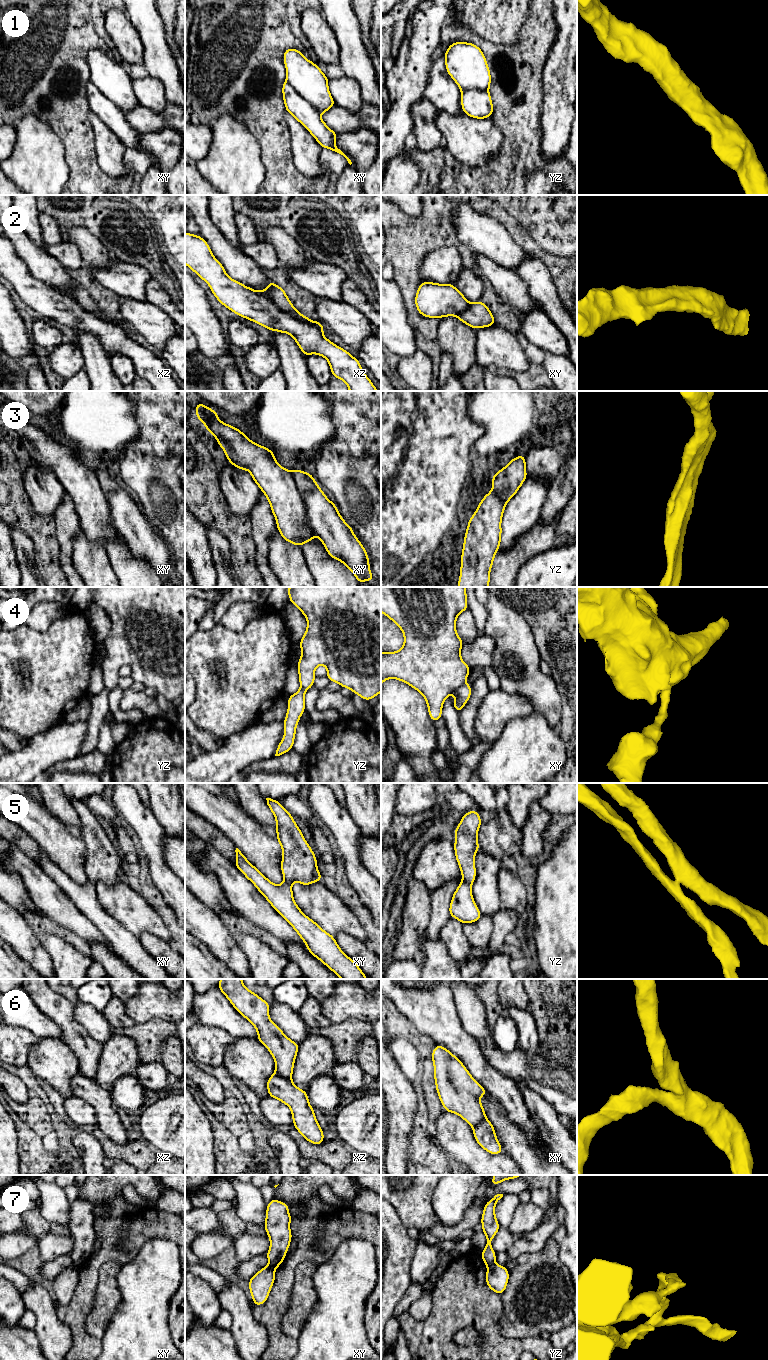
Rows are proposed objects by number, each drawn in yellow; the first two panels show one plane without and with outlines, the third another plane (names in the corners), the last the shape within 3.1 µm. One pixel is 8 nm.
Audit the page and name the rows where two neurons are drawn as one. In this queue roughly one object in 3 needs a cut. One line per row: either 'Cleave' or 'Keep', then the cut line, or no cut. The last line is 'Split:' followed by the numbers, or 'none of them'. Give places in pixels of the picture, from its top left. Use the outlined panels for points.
1: Keep. No split
2: Keep. No split
3: Cleave. Split along xy (290, 471), (306, 507), (308, 522), (314, 533)
4: Cleave. Split along xy (464, 683), (453, 692)
5: Cleave. Split along yz (463, 879), (471, 884)
6: Keep. No split
7: Cleave. Split along yz (494, 1262), (487, 1266)
Split: 3, 4, 5, 7

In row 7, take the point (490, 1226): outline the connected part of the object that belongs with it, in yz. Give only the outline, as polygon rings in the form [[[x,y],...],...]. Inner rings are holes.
[[[503,1194],[495,1195],[491,1200],[489,1200],[485,1206],[482,1213],[481,1224],[482,1231],[485,1233],[487,1242],[485,1249],[481,1253],[481,1258],[484,1263],[488,1266],[495,1263],[496,1252],[492,1249],[491,1242],[494,1236],[497,1234],[500,1224],[496,1220],[495,1205],[503,1197]]]

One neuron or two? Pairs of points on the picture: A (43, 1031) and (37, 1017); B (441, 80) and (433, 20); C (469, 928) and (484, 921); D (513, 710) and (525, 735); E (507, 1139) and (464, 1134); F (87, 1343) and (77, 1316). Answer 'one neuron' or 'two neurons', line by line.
A: one neuron
B: two neurons
C: one neuron
D: two neurons
E: two neurons
F: one neuron

